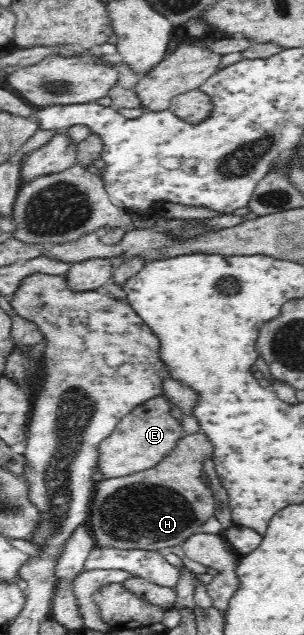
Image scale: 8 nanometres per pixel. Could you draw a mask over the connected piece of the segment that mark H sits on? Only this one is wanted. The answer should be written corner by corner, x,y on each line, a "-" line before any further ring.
202,431
186,435
168,456
164,456
156,466
146,470
118,478
107,478
98,481
86,522
95,539
97,547
118,548
122,550
160,551
163,548
174,547
186,541
191,535
197,534
204,524
216,512
216,500
212,490
202,481
202,466
206,460
212,459
212,441

